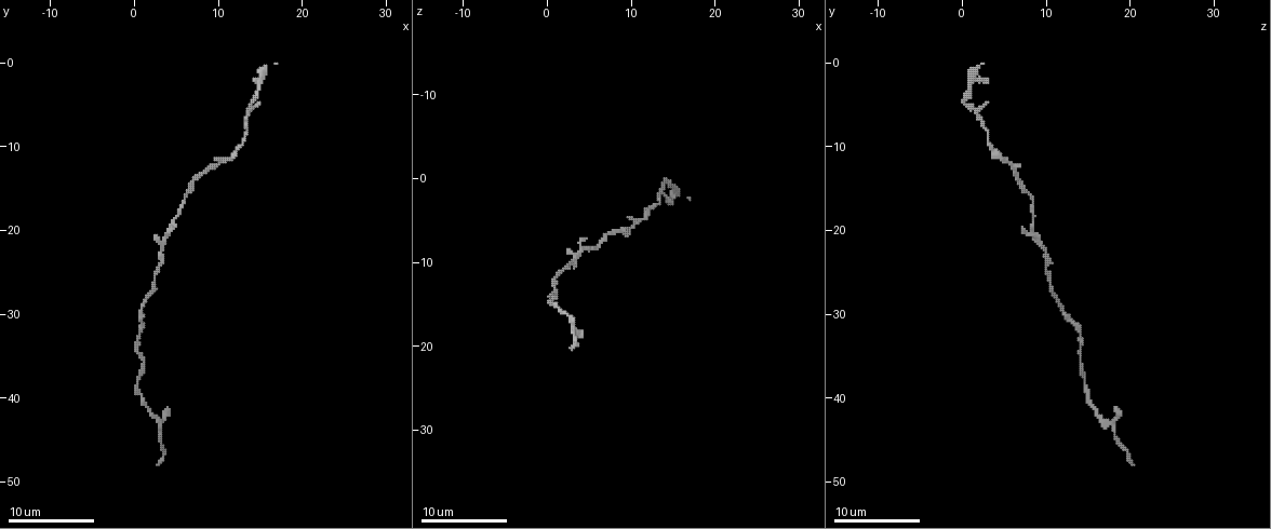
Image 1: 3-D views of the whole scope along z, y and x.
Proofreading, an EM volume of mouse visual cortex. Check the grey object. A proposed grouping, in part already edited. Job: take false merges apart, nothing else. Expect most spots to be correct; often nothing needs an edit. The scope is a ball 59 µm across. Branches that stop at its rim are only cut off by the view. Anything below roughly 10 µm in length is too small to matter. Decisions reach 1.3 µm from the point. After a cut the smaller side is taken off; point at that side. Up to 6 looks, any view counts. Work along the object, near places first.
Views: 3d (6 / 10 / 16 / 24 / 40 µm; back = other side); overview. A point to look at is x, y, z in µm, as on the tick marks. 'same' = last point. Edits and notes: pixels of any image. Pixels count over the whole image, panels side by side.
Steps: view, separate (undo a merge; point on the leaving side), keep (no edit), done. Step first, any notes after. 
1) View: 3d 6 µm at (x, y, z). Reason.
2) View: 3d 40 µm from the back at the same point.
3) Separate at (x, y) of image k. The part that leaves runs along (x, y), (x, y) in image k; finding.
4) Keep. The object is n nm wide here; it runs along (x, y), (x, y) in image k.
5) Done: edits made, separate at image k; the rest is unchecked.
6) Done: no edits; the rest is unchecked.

View: 3d 16 µm at (3.2, 22.0, 9.4). Arms part here.

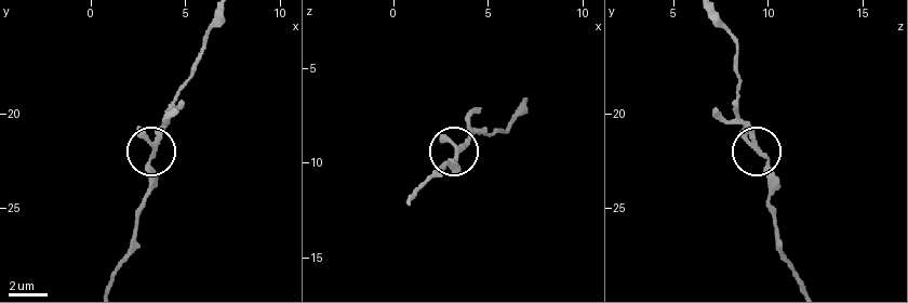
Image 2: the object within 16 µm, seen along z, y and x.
View: 3d 6 µm at (3.4, 22.0, 9.6).

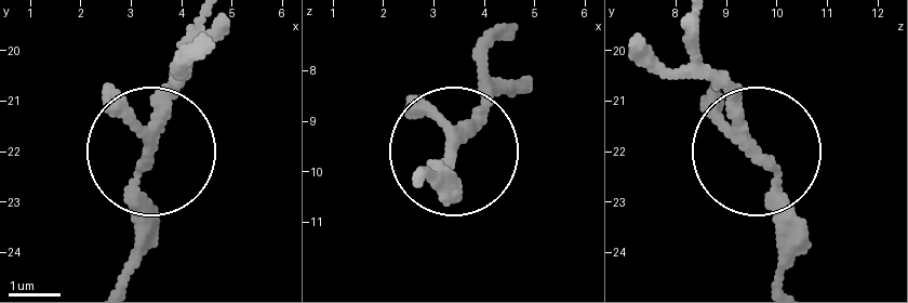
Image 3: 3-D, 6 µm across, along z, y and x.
Keep. It runs along (448, 158), (491, 97) in image 3; one neuron here.

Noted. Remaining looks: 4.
View: 3d 10 µm at (11.4, 11.4, 5.0). Thin neck.

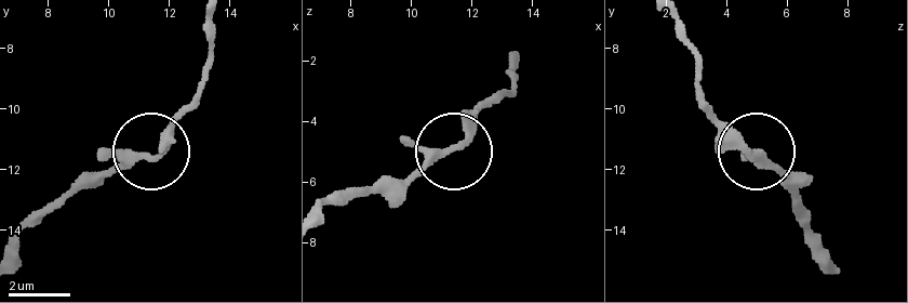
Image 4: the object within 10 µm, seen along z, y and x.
View: 3d 10 µm from the back at (11.3, 11.6, 4.9).

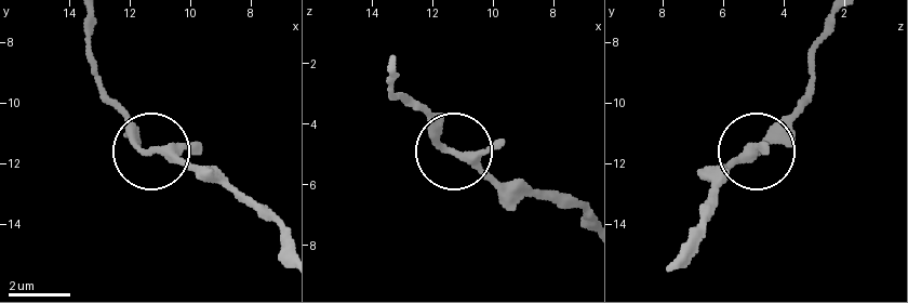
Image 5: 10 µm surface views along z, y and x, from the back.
Keep. 3 arms meet here; one neuron here.

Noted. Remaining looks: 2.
View: 3d 10 µm at (2.8, 43.0, 17.6). Three arms meet.

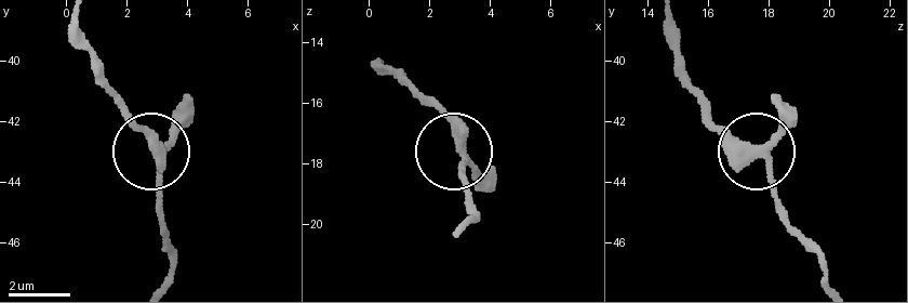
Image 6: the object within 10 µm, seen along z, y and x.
View: 3d 6 µm at (3.2, 43.1, 17.6).

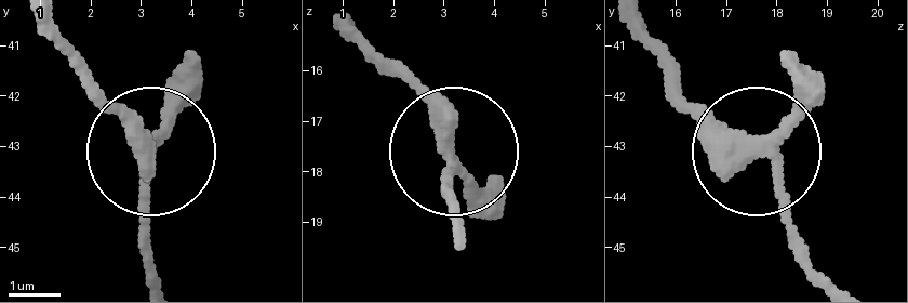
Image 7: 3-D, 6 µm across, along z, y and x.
Keep. 3 arms meet here; it runs along (350, 25), (424, 103), (454, 193) in image 7; one neuron here.

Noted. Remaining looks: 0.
Done: no edits; the rest is unchecked.

